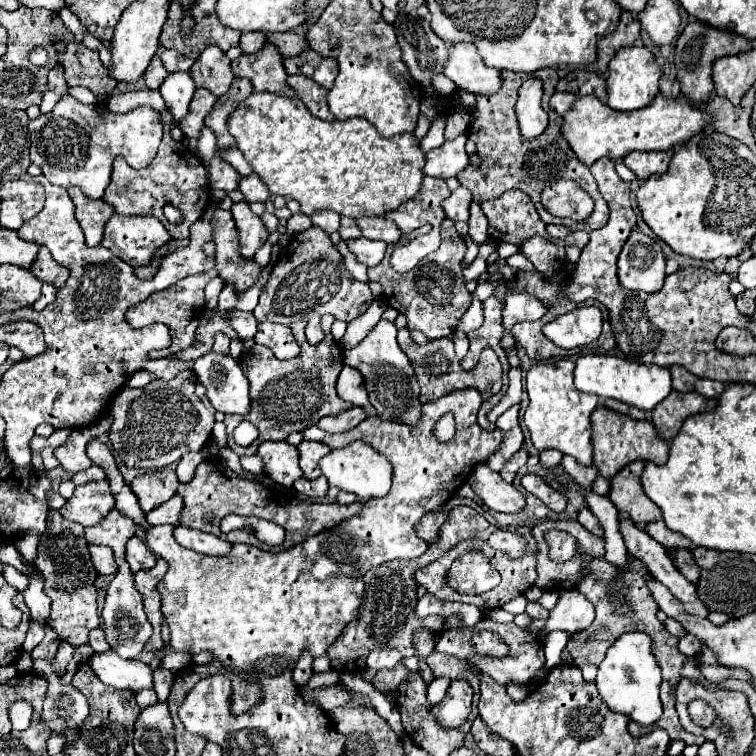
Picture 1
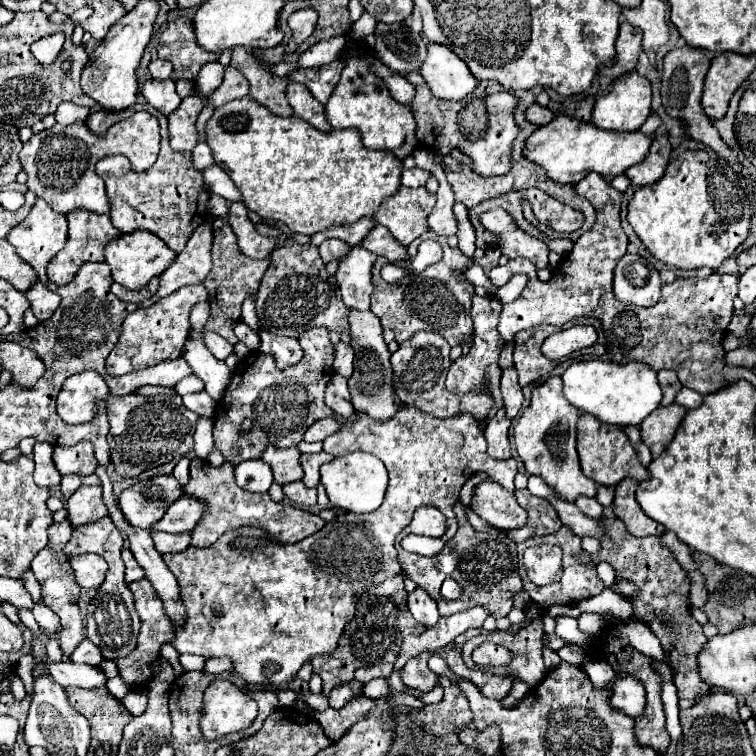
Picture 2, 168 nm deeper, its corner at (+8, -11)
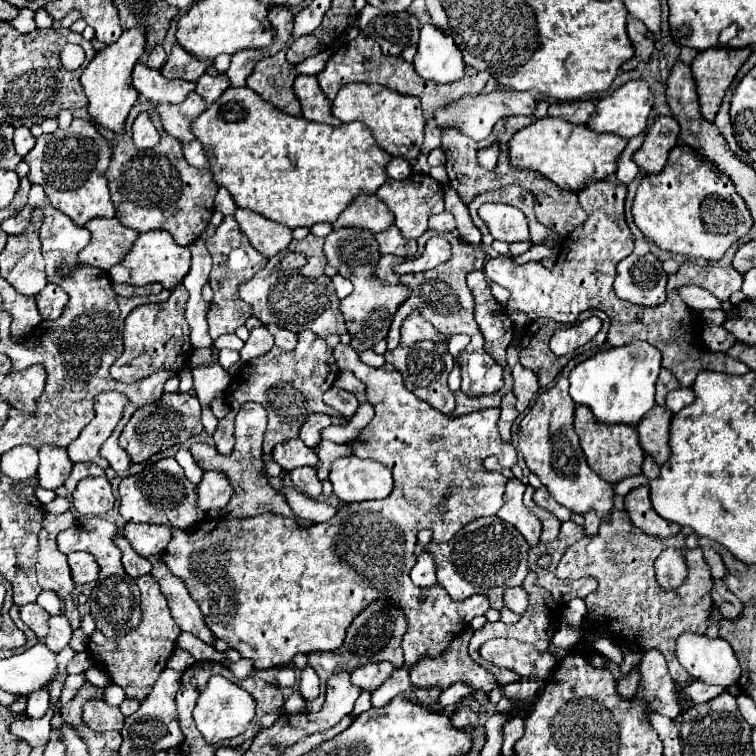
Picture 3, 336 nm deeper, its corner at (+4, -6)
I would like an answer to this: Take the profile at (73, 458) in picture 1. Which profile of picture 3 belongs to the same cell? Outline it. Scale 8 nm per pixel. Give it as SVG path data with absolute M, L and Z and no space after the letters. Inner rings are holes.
M110 391L100 393L94 399L94 409L98 415L92 419L90 425L86 425L80 433L80 437L68 447L68 457L72 463L96 463L102 469L108 469L108 461L100 455L102 443L112 435L116 423L122 419L122 411L128 403L128 397Z

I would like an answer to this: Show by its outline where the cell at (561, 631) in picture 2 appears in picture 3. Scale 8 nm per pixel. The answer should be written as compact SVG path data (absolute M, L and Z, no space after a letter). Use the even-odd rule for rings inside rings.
M602 635L602 639L598 639L598 641L594 643L594 649L596 649L598 653L602 653L604 657L608 657L610 661L614 661L618 667L622 667L622 663L624 663L624 651L622 651L622 647L620 647L618 643L614 643L610 637Z

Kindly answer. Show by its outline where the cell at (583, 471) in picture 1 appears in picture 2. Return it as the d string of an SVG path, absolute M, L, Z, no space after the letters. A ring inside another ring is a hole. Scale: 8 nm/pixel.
M578 496L578 500L574 502L586 516L592 516L592 518L600 518L602 516L602 506L594 500L594 498L588 498L588 496Z

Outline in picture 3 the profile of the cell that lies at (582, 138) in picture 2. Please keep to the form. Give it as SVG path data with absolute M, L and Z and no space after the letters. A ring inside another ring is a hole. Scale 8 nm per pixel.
M544 117L520 129L508 143L508 157L512 169L530 169L550 179L568 191L580 191L594 179L606 179L616 171L616 159L624 151L626 139L618 135L600 135L586 125L572 127L564 119Z

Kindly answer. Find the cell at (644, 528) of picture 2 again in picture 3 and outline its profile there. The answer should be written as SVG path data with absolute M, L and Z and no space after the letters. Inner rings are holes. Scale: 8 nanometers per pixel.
M642 485L626 495L626 511L632 519L632 523L642 529L646 535L656 535L656 537L674 537L682 531L680 525L670 523L662 519L652 503L650 503L650 487Z

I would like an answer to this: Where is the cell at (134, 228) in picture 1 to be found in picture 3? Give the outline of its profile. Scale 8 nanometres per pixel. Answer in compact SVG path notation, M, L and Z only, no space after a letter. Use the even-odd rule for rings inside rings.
M148 231L144 235L138 235L132 251L124 257L124 261L110 269L110 279L114 283L128 283L128 285L148 285L158 281L164 289L174 291L188 275L190 259L192 259L190 249L176 245L172 235L168 235L166 231Z

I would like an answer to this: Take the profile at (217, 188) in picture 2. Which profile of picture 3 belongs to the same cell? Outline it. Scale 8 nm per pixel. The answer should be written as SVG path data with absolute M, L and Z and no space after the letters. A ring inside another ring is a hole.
M200 141L182 143L182 151L184 151L184 157L188 159L188 163L192 163L194 167L208 167L208 159L206 159L206 153L204 153L204 147L200 145Z

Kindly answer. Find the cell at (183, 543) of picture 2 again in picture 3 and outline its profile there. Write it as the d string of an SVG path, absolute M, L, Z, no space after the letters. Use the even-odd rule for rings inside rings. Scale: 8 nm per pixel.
M126 523L122 535L132 543L134 551L142 557L152 557L164 551L170 539L170 529L146 523Z

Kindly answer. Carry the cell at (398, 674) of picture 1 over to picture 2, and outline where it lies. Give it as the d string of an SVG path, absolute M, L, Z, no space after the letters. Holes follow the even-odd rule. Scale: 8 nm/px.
M360 694L360 696L354 696L352 700L348 700L346 706L340 710L328 708L324 712L314 712L314 718L318 718L318 722L322 724L326 736L332 742L336 742L346 734L346 730L350 726L354 726L360 718L364 718L364 714L368 714L374 706L376 706L376 700Z

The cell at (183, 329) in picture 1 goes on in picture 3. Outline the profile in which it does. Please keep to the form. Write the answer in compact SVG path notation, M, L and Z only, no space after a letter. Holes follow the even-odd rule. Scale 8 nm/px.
M180 287L172 293L172 297L166 303L148 303L136 307L128 317L124 325L124 353L116 363L110 367L112 377L120 383L134 383L140 381L156 371L180 371L192 357L192 345L190 345L190 327L184 317L184 307L188 301L186 287Z

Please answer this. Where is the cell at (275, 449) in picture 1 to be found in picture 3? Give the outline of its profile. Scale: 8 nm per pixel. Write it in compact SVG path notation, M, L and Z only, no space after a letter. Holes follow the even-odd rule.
M292 439L292 441L284 441L280 445L274 447L272 451L274 461L284 469L284 471L292 471L296 467L316 467L318 463L318 455L312 447L306 447L300 439Z

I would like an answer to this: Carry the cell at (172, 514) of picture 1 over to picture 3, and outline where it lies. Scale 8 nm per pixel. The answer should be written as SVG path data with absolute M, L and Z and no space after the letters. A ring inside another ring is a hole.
M206 471L198 483L198 505L202 511L222 511L232 499L230 479L222 471Z

